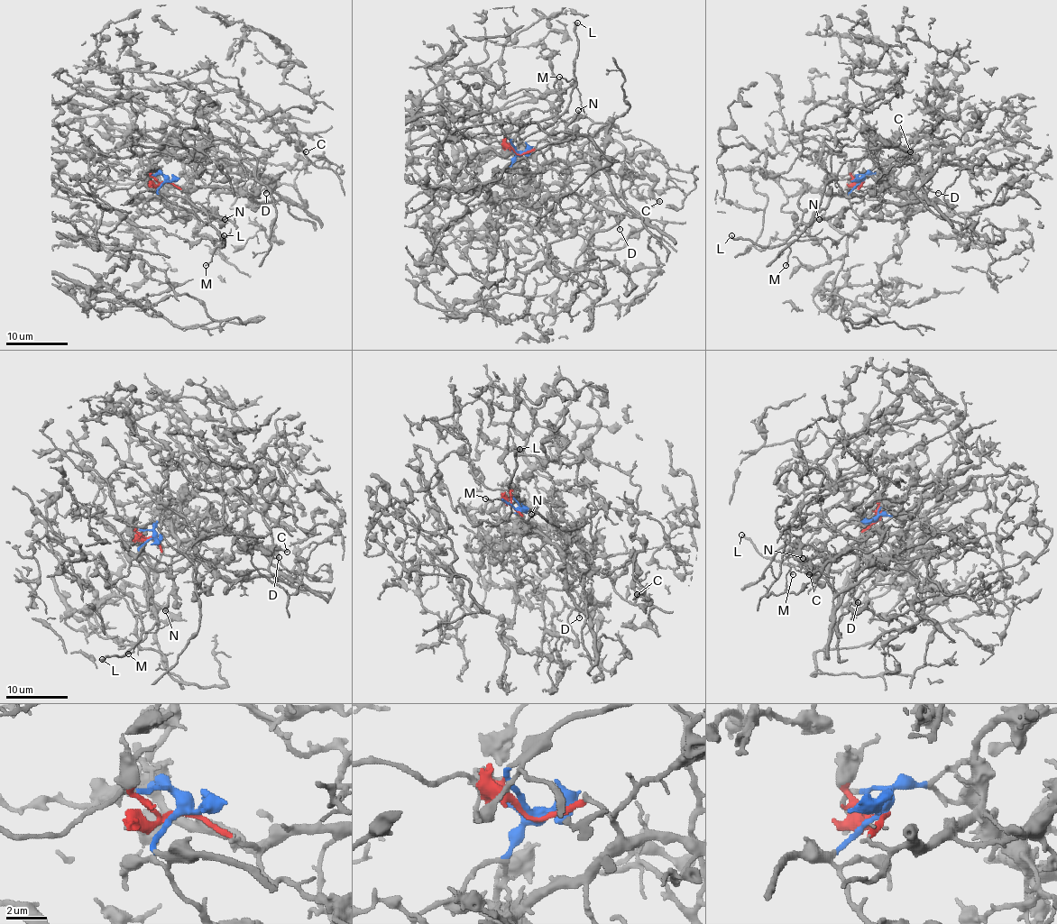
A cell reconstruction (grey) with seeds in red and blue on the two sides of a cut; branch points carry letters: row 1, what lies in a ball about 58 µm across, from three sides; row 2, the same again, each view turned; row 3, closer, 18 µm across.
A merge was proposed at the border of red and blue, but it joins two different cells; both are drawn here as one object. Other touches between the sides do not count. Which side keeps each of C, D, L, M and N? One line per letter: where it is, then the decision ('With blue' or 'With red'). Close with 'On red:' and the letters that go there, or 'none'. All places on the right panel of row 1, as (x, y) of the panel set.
C: Place: (910, 151). With red
D: Place: (938, 193). With red
L: Place: (731, 235). With blue
M: Place: (785, 265). With blue
N: Place: (819, 219). With red
On red: C, D, N

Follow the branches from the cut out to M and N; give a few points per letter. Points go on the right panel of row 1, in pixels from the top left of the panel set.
M: (862, 182), (850, 192), (836, 193), (809, 222), (794, 231), (785, 243), (791, 250), (785, 265)
N: (862, 182), (858, 188), (862, 198), (842, 212), (819, 220)

